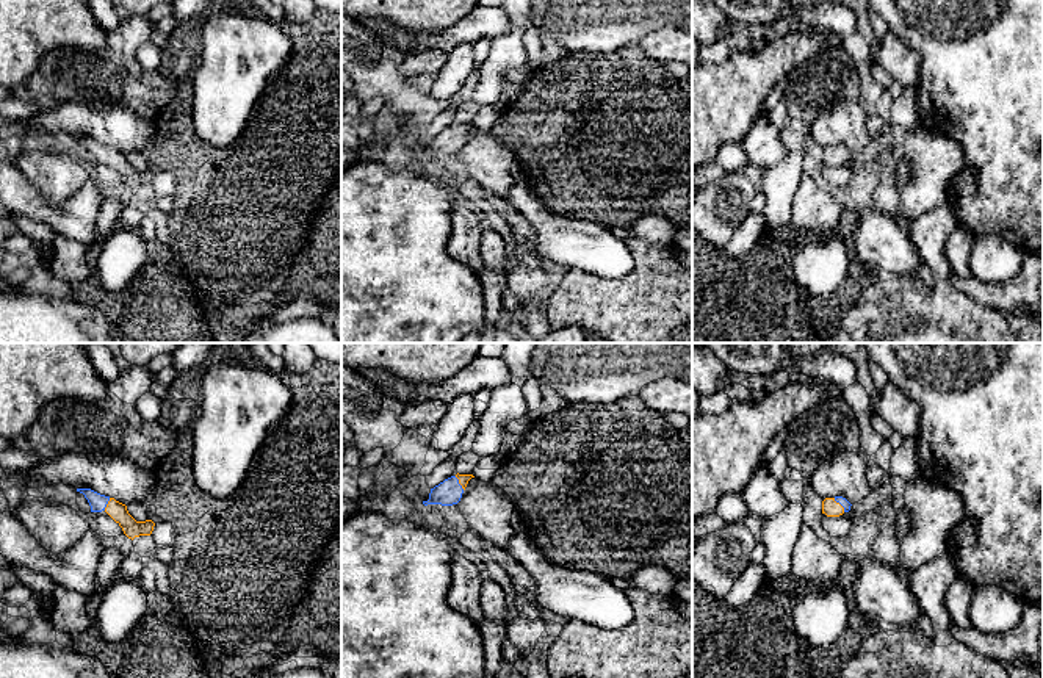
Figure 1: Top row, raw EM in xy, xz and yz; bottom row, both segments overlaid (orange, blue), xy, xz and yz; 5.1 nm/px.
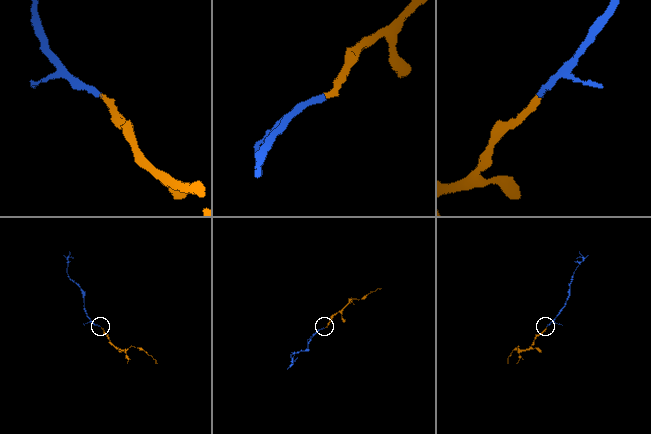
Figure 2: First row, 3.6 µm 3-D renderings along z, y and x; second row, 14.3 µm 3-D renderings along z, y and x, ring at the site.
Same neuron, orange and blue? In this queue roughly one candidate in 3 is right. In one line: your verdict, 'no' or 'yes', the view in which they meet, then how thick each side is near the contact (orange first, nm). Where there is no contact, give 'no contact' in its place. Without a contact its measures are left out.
yes; contact in xz; calibres 50 and 130 nm

